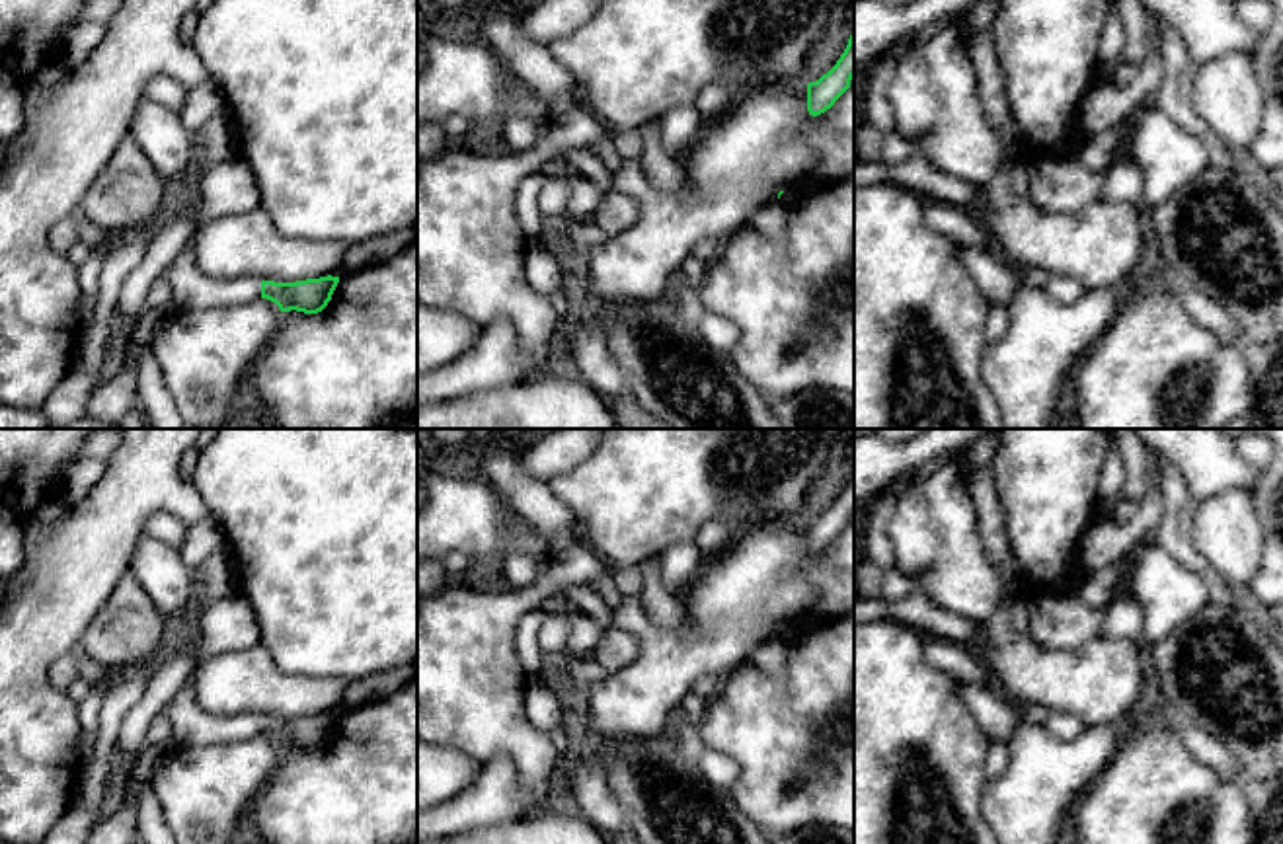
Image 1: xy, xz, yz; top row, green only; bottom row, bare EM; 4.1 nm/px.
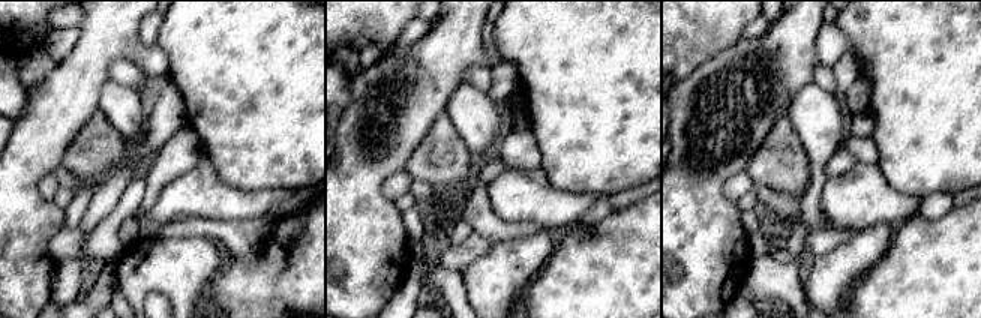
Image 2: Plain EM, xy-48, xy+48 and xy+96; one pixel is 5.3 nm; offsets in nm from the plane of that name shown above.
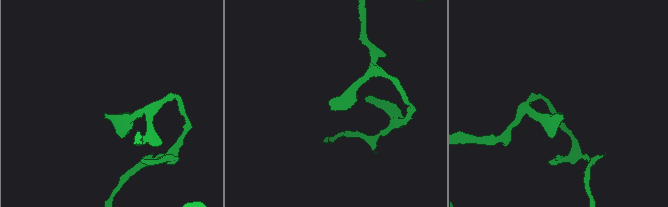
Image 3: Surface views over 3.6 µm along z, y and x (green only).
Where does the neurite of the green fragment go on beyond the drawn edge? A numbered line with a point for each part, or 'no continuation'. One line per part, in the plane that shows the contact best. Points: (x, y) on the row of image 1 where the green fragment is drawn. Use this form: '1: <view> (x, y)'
1: xy (192, 289)

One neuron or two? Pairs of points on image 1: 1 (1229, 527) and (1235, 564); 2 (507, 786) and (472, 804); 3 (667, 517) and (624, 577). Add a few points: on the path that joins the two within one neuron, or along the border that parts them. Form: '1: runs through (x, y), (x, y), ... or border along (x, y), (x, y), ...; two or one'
1: runs through (1229, 537), (1235, 554); one
2: runs through (500, 792), (490, 802), (480, 804); one
3: border along (638, 564), (621, 564), (613, 570); two

